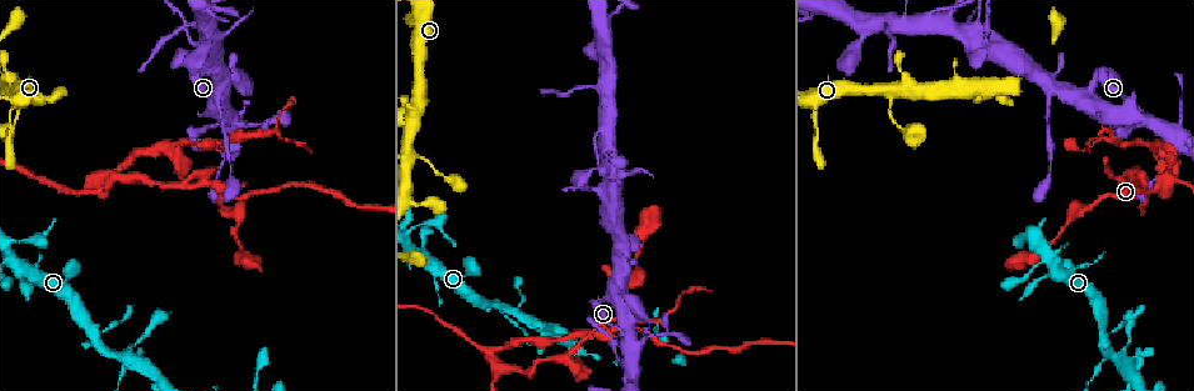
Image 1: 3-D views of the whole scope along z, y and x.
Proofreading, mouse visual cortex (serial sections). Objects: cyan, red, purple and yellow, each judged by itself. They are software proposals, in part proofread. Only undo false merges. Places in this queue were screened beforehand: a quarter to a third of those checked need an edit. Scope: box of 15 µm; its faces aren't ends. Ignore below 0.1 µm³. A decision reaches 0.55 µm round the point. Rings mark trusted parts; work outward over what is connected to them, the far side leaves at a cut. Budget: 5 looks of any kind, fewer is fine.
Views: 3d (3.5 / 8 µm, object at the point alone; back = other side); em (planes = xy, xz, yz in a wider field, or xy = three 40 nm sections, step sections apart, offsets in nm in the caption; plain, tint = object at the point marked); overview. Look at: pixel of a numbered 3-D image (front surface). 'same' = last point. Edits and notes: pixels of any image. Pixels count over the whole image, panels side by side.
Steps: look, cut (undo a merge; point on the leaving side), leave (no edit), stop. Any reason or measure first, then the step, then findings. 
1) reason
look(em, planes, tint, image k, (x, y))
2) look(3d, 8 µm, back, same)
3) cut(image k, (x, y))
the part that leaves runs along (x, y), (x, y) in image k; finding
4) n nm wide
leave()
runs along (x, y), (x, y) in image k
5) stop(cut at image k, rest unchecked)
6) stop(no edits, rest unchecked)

sharp bend
look(3d, 3.5 µm, image 1, (622, 253))

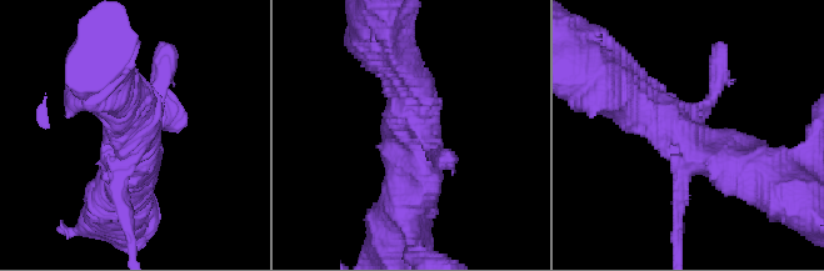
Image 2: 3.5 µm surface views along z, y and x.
look(em, planes, tint, image 2, (701, 148))

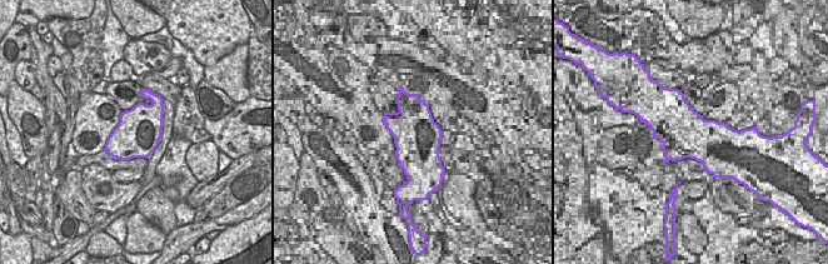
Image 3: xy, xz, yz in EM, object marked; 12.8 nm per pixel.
leave()
runs along (770, 182), (637, 105) in image 2; one cell here

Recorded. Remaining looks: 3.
look(3d, 3.5 µm, back, image 1, (491, 352))

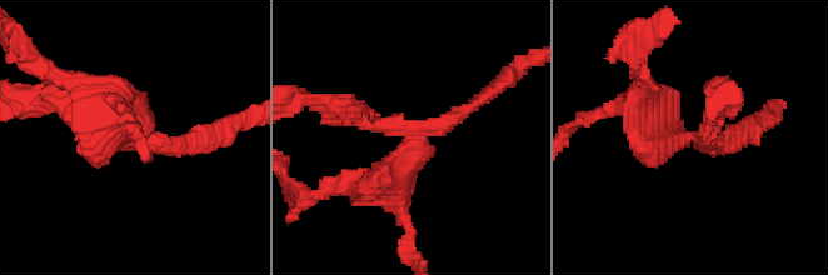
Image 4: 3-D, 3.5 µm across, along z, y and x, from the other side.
look(em, planes, tint, image 4, (409, 133))

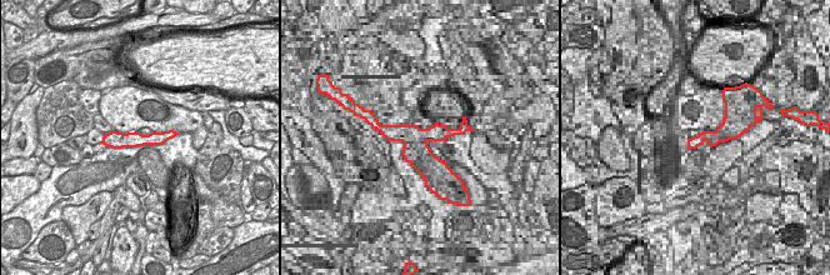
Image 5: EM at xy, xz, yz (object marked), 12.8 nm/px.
cut(image 4, (403, 178))
a second cell is stuck on

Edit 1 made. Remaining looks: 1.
stop(cut at image 4, rest unchecked)

